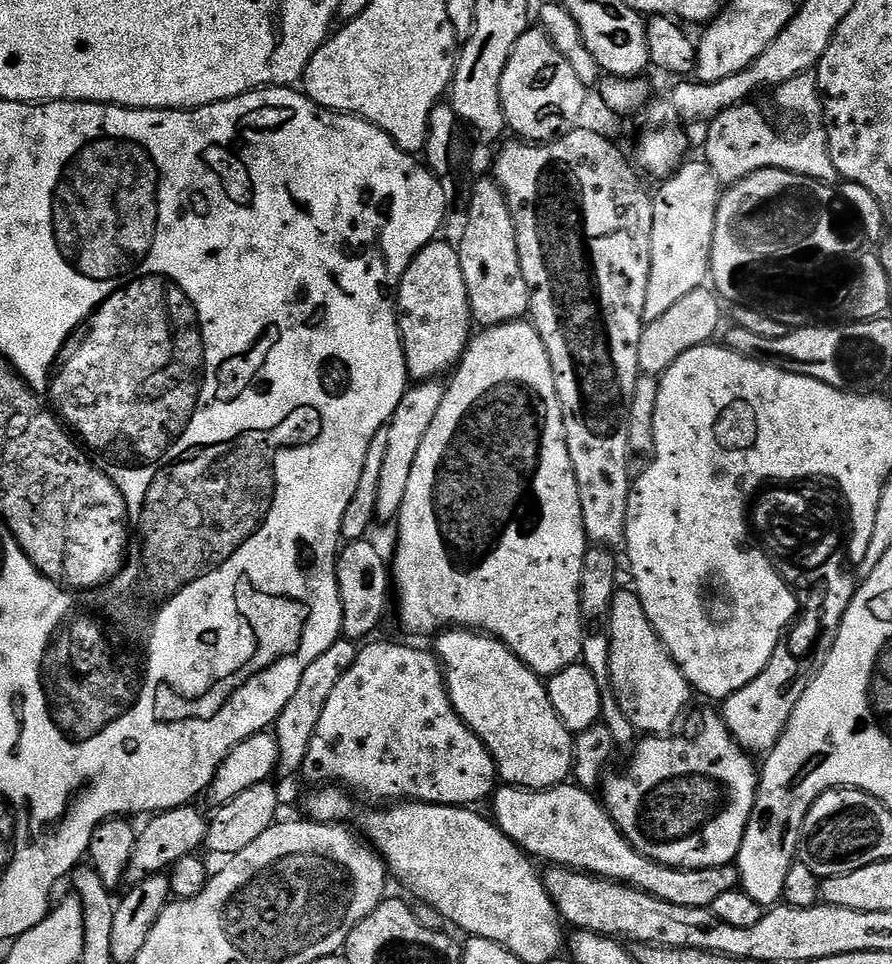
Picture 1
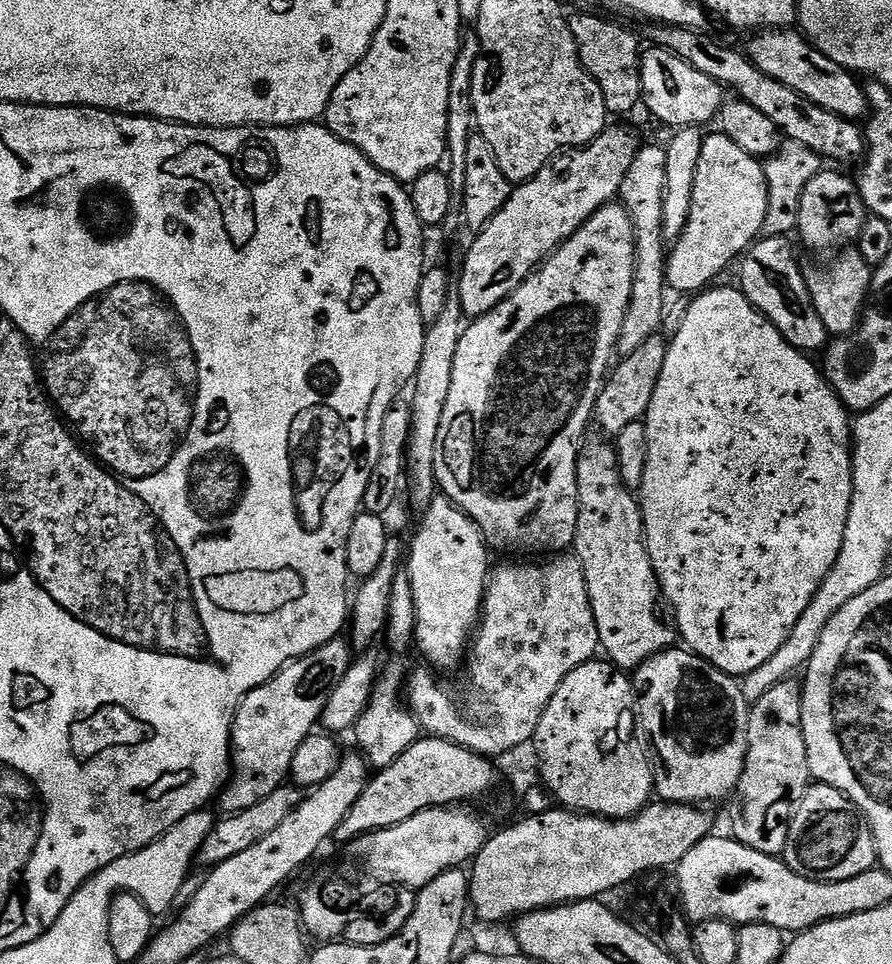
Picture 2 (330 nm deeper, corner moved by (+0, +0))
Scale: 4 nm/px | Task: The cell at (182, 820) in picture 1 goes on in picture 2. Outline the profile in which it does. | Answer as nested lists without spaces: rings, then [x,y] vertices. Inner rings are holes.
[[[337,638],[293,660],[277,676],[244,696],[232,720],[232,774],[218,797],[225,813],[250,810],[250,806],[274,794],[274,790],[285,787],[298,746],[317,731],[330,694],[353,663],[351,643]]]

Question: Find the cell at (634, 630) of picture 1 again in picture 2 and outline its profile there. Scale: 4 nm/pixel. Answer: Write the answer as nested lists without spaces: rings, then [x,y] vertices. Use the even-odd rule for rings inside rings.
[[[673,646],[635,669],[634,688],[638,693],[639,727],[645,737],[652,739],[651,751],[661,764],[654,772],[655,795],[665,804],[685,806],[708,806],[704,804],[711,800],[728,800],[739,786],[748,752],[750,702],[744,697],[743,687],[687,647]]]

